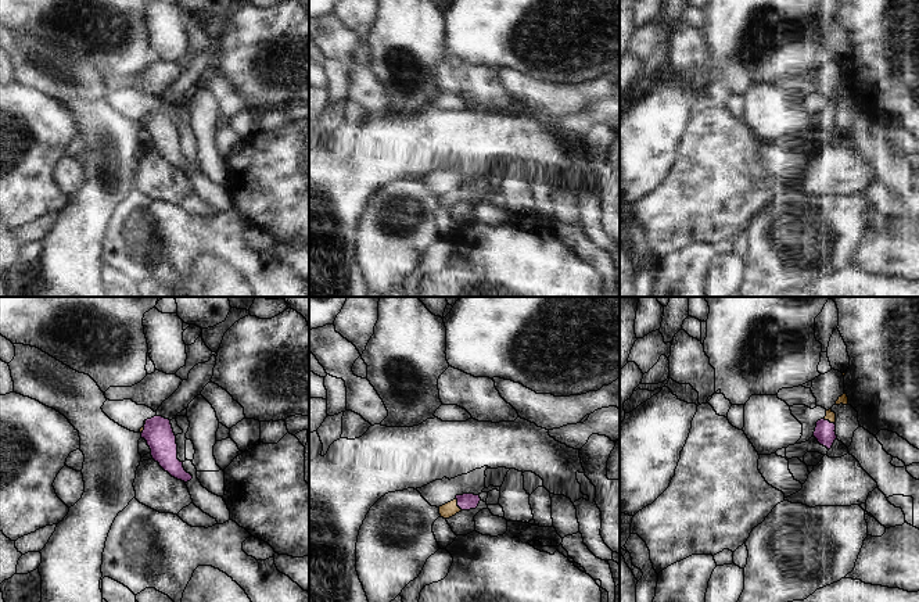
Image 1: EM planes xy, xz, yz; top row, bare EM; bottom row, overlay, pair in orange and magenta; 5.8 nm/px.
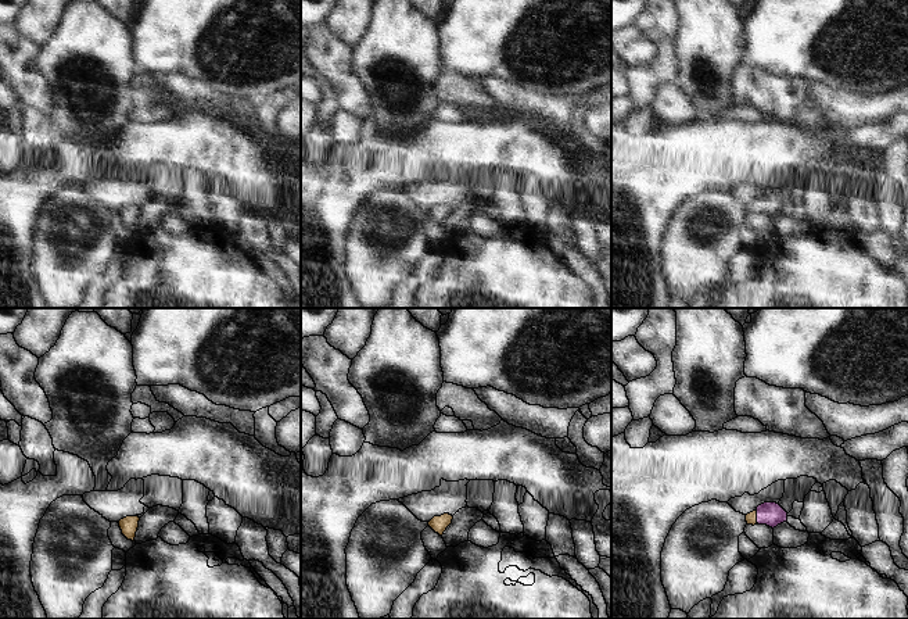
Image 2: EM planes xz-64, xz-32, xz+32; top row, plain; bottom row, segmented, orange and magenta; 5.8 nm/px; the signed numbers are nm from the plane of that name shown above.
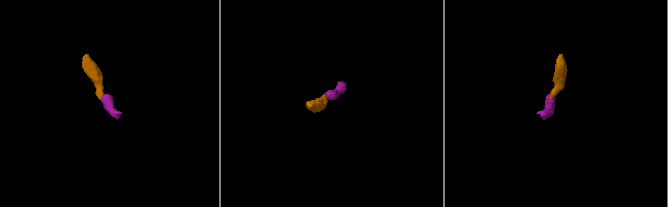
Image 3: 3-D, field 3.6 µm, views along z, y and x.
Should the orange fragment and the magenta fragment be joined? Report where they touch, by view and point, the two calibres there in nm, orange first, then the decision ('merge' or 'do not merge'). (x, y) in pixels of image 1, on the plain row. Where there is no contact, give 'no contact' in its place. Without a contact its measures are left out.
xz (456, 193) | 90/100 nm | merge

